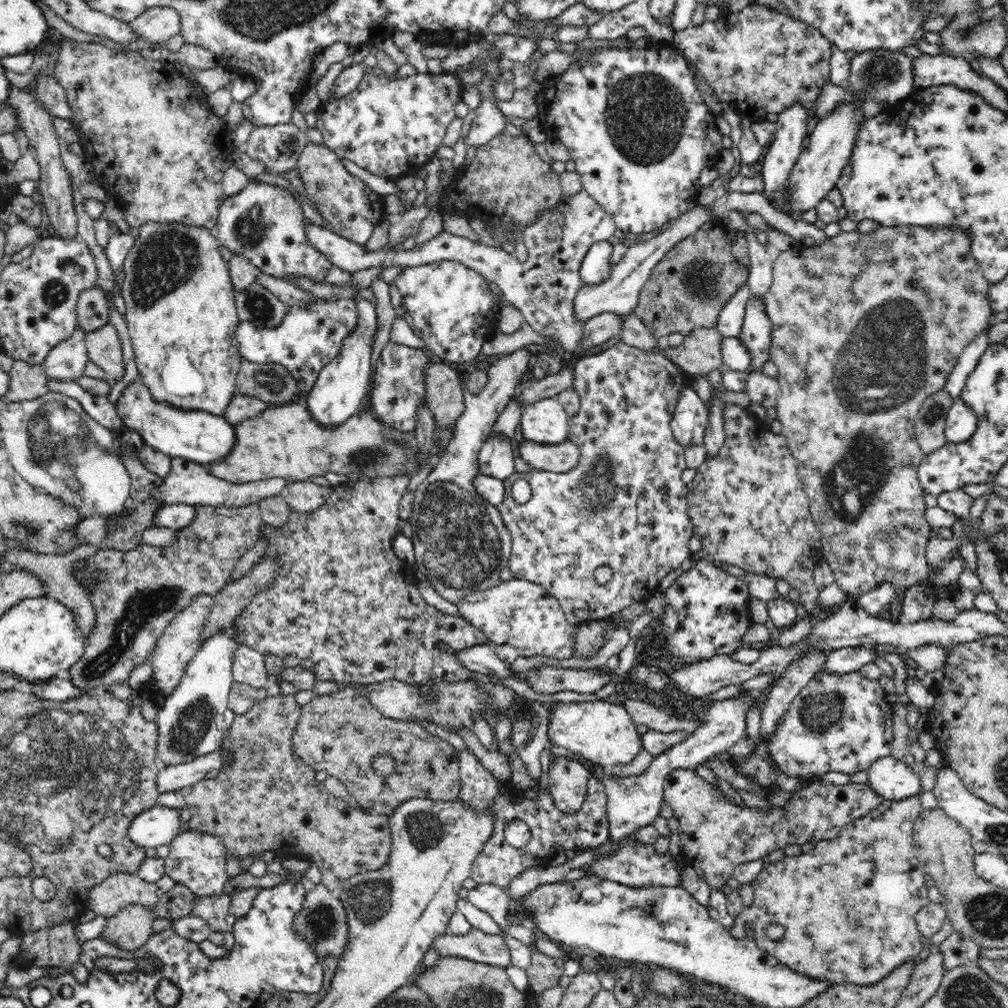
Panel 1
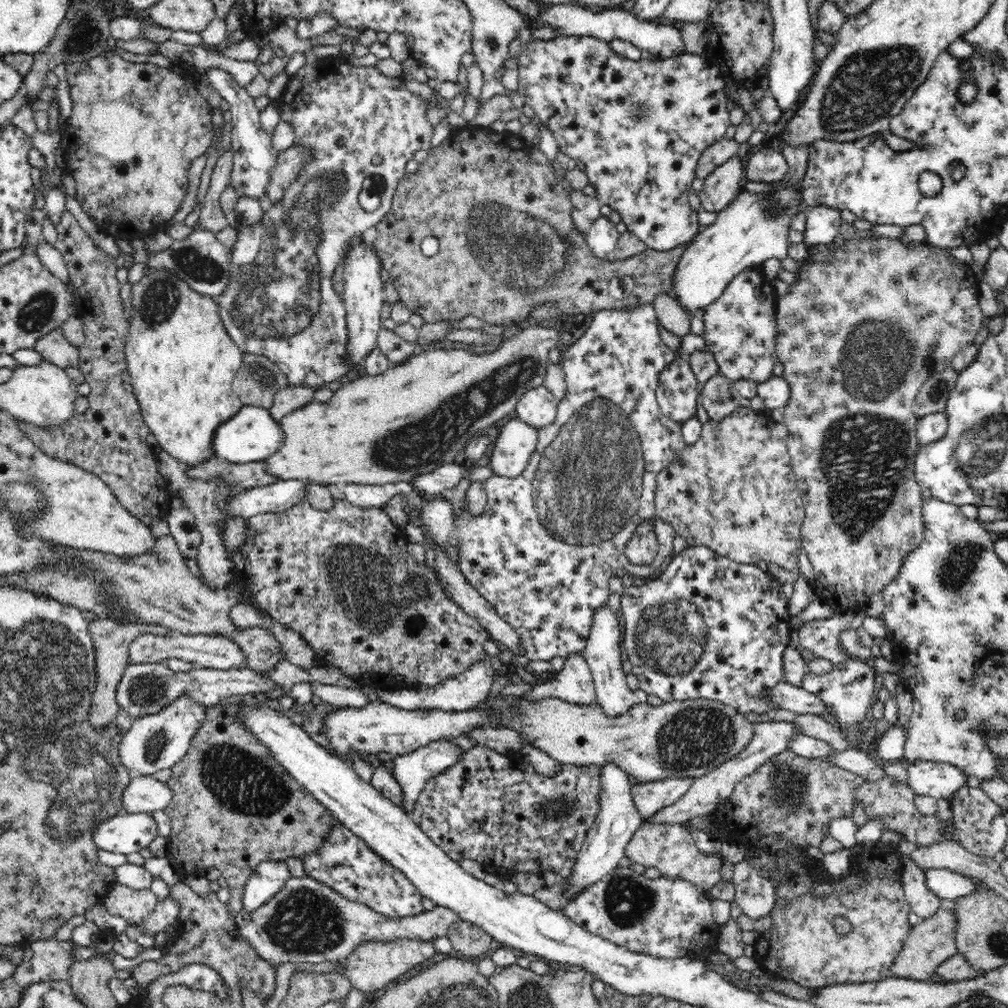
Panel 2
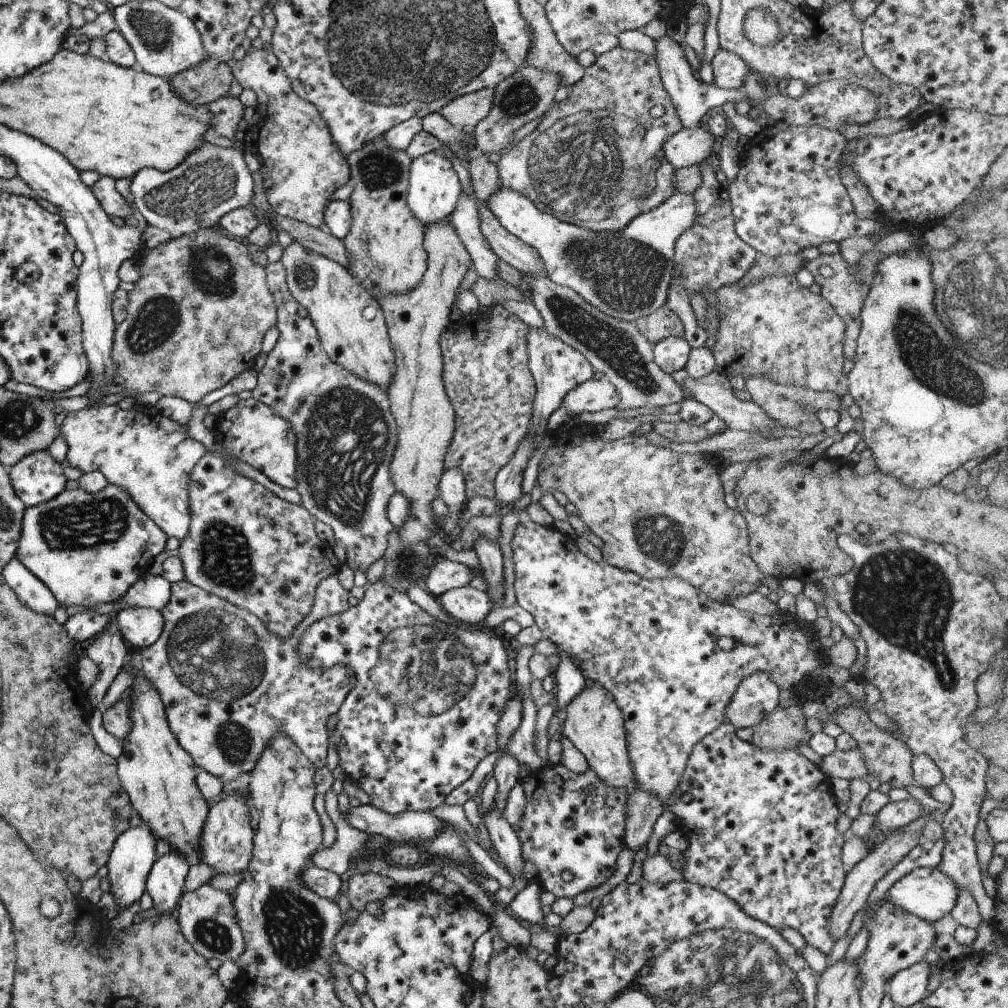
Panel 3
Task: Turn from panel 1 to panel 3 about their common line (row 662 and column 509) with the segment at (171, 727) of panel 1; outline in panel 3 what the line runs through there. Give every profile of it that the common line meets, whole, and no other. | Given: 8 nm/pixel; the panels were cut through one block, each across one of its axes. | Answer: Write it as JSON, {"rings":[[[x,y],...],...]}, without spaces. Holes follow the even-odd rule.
{"rings":[[[501,187],[491,198],[486,208],[497,218],[499,225],[512,236],[533,246],[542,261],[542,268],[551,282],[571,288],[584,302],[620,321],[634,323],[638,318],[649,316],[655,309],[665,305],[666,292],[673,272],[674,242],[694,221],[693,193],[673,193],[671,198],[654,209],[633,218],[622,230],[616,232],[591,232],[554,218],[549,212],[539,211],[527,198],[517,192]]]}

